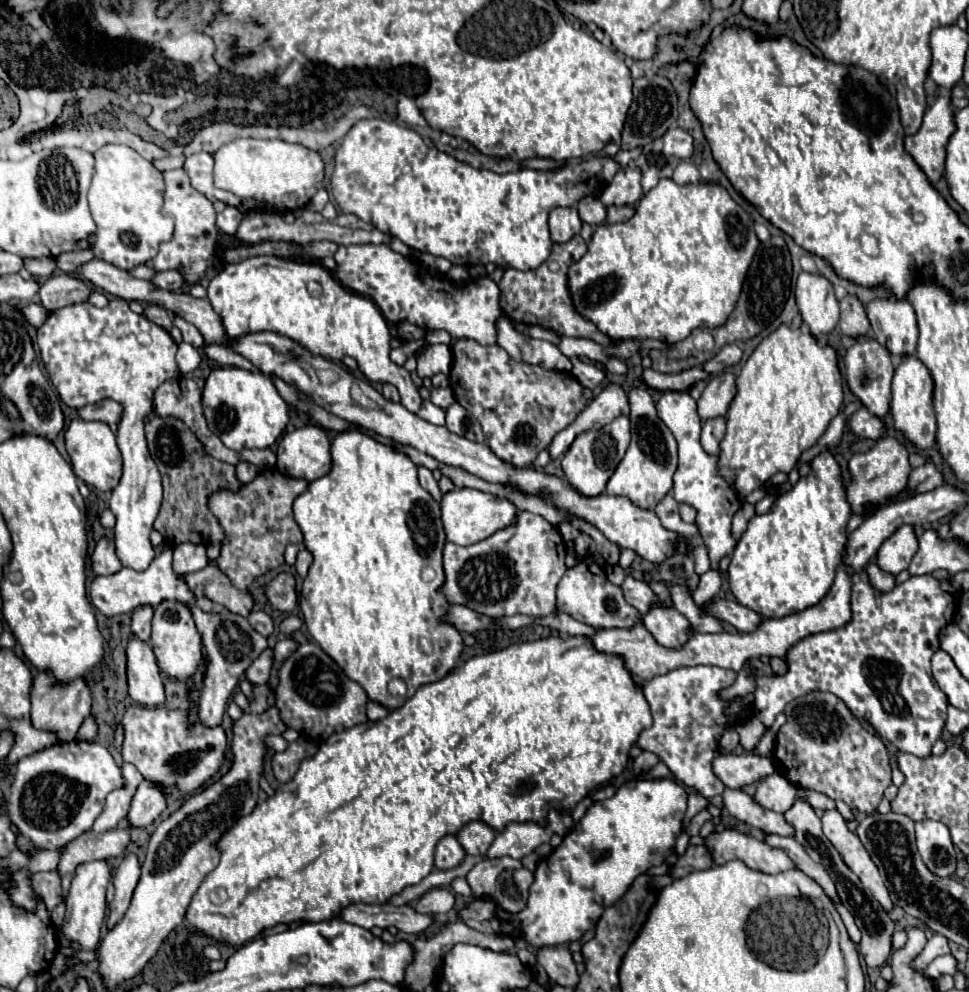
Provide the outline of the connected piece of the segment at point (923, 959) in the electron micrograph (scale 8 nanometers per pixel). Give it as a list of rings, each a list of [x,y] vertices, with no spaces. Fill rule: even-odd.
[[[934,934],[934,936],[928,940],[928,944],[924,946],[924,950],[912,960],[912,968],[914,968],[916,972],[922,972],[936,956],[944,956],[944,954],[948,954],[948,952],[950,952],[948,940],[946,940],[942,934]]]

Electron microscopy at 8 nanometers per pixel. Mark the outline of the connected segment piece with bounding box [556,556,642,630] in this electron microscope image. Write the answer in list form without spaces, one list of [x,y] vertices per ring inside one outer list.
[[[592,556],[580,560],[578,566],[566,570],[566,574],[562,576],[560,584],[558,584],[558,612],[566,612],[572,618],[576,618],[578,622],[586,622],[592,628],[632,628],[636,626],[636,622],[642,622],[642,614],[626,604],[624,596],[622,596],[622,588],[620,586],[612,586],[606,580],[604,570],[592,560]]]

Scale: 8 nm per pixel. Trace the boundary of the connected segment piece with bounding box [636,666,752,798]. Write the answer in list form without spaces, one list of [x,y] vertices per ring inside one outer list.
[[[694,666],[694,668],[676,668],[668,674],[656,676],[648,682],[640,682],[638,686],[644,692],[646,702],[652,708],[654,724],[640,732],[638,746],[642,750],[654,752],[674,774],[678,782],[688,788],[694,788],[704,798],[712,798],[722,794],[724,784],[716,778],[712,770],[712,760],[720,756],[718,742],[722,732],[730,726],[736,726],[750,718],[752,704],[744,704],[738,714],[728,714],[726,708],[732,702],[740,702],[742,698],[736,696],[732,700],[724,700],[718,692],[732,686],[736,680],[734,670],[724,670],[716,666]]]

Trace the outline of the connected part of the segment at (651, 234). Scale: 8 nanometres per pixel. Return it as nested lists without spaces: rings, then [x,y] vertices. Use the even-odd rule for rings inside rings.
[[[660,180],[656,188],[652,188],[636,206],[636,214],[626,220],[626,222],[620,222],[620,224],[600,224],[594,234],[592,234],[592,240],[588,242],[588,250],[586,254],[574,262],[568,270],[568,290],[570,290],[570,298],[572,298],[572,304],[574,304],[574,310],[584,318],[584,320],[590,320],[602,334],[610,336],[612,340],[636,340],[636,338],[656,338],[656,340],[662,340],[662,342],[668,342],[668,344],[676,344],[684,338],[690,336],[690,332],[694,328],[718,328],[722,326],[730,312],[734,310],[734,304],[740,296],[740,290],[742,290],[742,282],[746,278],[746,272],[748,272],[748,266],[754,258],[754,252],[758,248],[758,238],[754,234],[754,224],[748,216],[748,212],[738,206],[730,196],[728,192],[718,186],[718,184],[708,184],[708,182],[700,182],[700,184],[686,184],[686,186],[678,186],[674,180]]]

